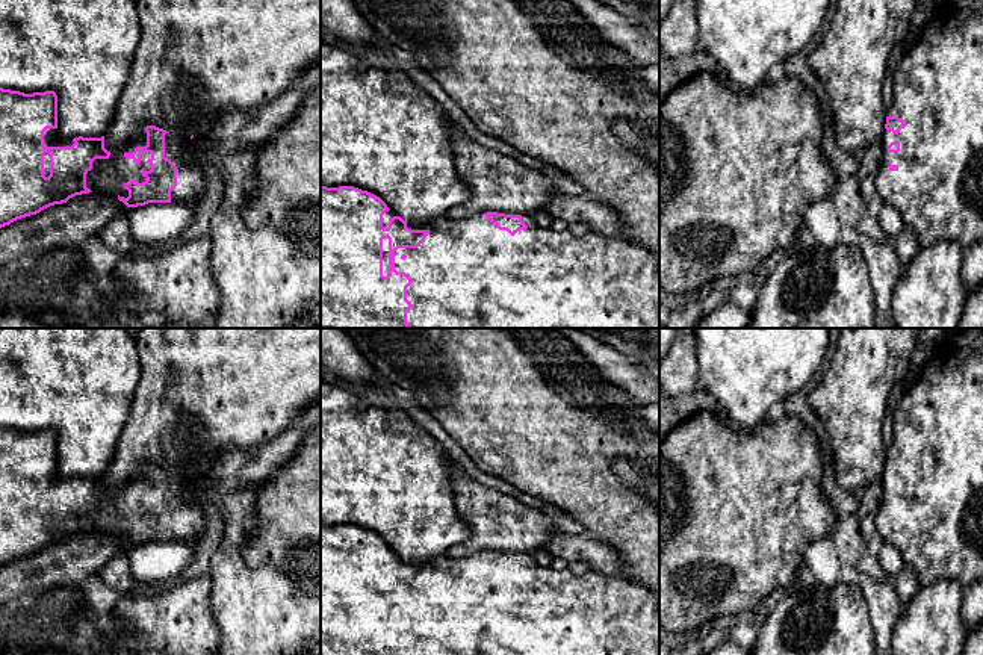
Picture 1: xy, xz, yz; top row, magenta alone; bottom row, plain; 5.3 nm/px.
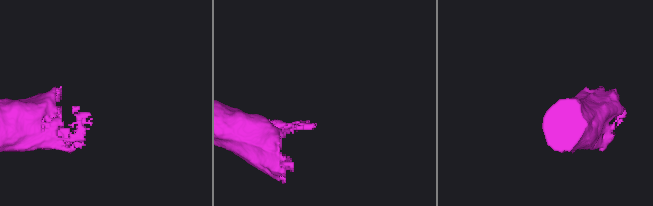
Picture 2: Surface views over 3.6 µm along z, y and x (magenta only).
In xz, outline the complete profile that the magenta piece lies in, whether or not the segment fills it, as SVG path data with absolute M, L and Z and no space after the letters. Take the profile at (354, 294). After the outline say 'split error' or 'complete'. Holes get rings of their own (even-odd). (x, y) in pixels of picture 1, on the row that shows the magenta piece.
M321 185L321 328L659 328L659 257L623 237L609 237L590 231L575 236L569 230L555 231L540 227L532 215L505 215L487 212L464 219L442 216L429 222L407 222L396 216L377 195L354 186L327 188Z | split error

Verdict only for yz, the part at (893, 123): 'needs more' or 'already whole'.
needs more

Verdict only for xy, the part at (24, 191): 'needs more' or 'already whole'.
needs more

